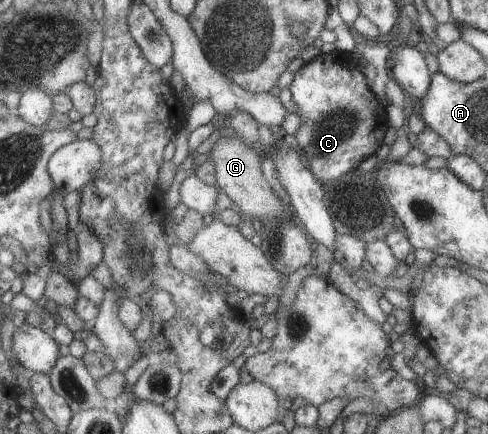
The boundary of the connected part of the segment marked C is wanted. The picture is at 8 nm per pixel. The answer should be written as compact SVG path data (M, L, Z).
M335 49L327 54L318 54L308 62L303 63L293 73L293 79L288 89L302 121L294 139L297 141L298 150L306 167L320 184L337 179L349 171L350 167L358 165L368 155L375 152L380 147L384 133L388 128L385 109L380 107L376 96L370 91L362 71L360 63L353 55Z

